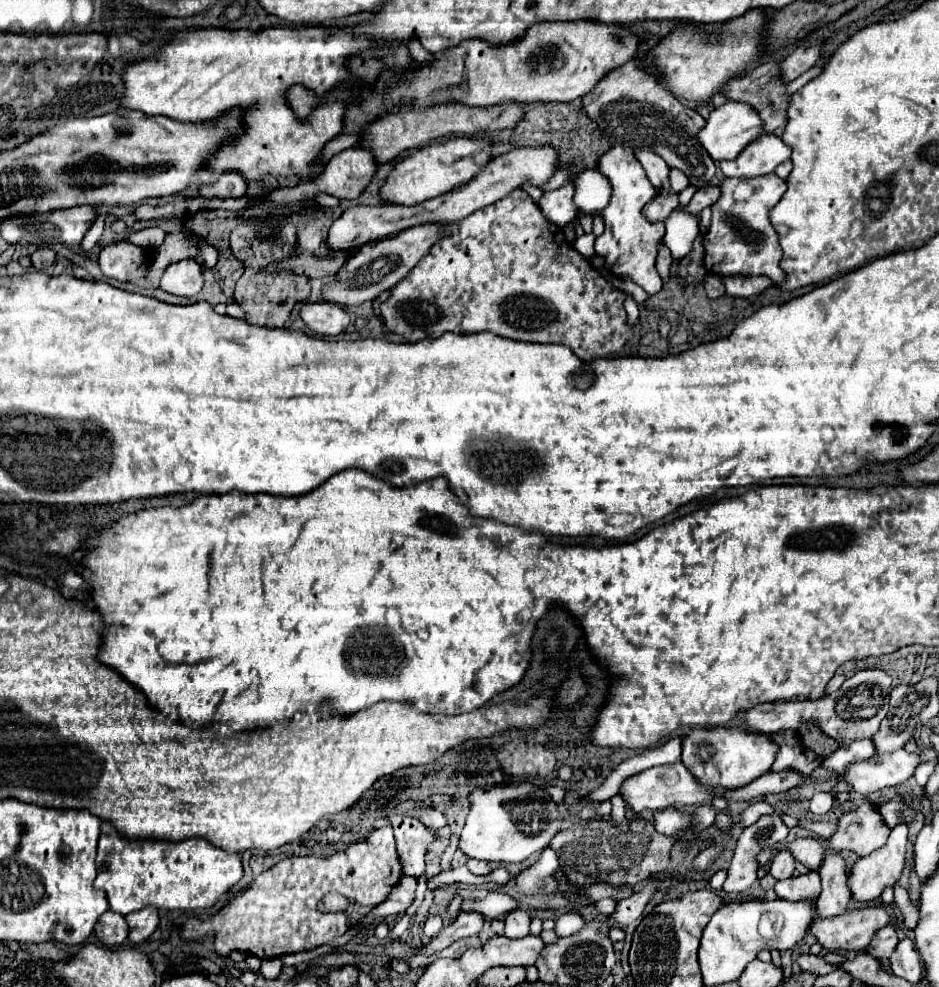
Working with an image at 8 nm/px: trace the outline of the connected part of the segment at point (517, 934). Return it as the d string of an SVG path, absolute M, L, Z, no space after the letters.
M515 909L505 917L505 937L509 939L521 939L529 933L529 921L531 917L523 909Z

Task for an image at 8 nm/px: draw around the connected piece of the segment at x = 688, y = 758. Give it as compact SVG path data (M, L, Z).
M691 729L683 735L683 765L703 783L705 787L739 789L765 775L777 753L777 745L761 733L749 733L743 729Z

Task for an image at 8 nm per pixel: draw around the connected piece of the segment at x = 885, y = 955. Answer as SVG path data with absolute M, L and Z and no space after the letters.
M887 925L887 927L883 927L881 931L875 933L867 953L871 953L877 959L889 959L893 955L893 951L895 951L897 943L899 943L899 935L897 935L895 927Z

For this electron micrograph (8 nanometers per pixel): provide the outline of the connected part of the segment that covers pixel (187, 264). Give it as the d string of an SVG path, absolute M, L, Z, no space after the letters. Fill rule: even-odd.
M183 259L169 265L159 281L159 287L173 295L193 297L203 289L203 281L203 265L195 259Z

